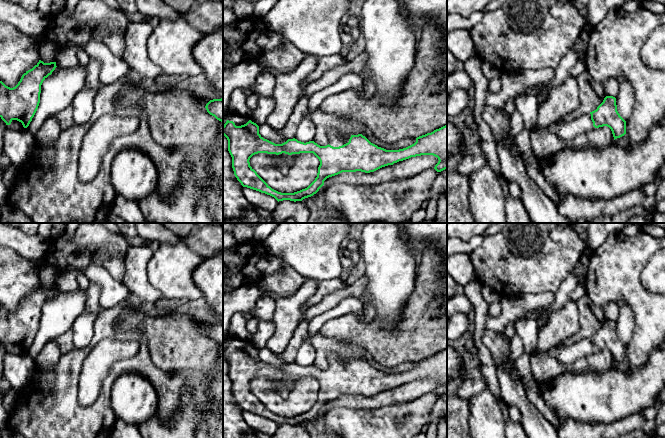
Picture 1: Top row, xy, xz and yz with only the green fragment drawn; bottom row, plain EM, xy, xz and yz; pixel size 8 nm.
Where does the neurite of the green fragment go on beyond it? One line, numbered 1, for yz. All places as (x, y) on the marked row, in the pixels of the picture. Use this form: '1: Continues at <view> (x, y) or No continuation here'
1: Continues at yz (567, 131)

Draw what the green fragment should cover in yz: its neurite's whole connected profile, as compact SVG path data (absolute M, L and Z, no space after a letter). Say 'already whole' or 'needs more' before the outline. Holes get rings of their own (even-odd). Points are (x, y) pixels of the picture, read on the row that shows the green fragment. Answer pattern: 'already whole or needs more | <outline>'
needs more | M606 96L596 110L582 114L569 122L560 122L557 134L562 140L570 141L589 130L607 126L614 140L626 134L626 121L617 111L616 98Z

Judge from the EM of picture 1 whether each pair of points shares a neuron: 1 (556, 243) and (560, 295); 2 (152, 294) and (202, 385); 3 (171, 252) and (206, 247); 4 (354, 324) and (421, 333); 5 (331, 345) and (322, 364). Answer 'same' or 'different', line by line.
1: different
2: different
3: different
4: same
5: same

